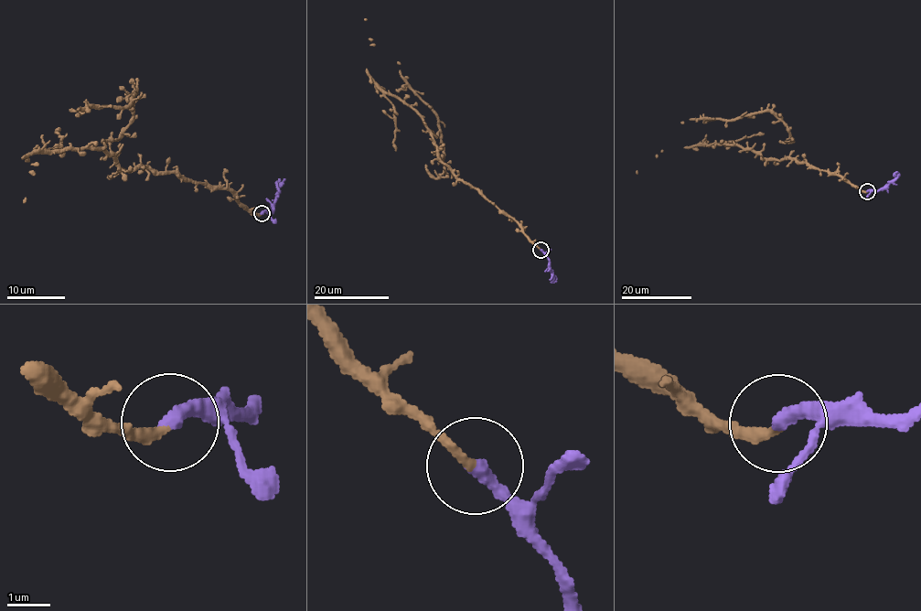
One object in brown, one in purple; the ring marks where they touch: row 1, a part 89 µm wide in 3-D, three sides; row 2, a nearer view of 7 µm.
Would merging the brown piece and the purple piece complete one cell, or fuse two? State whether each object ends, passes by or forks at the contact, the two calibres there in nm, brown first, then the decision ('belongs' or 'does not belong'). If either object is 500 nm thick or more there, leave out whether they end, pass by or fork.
brown ends | purple ends | 200/360 nm | belongs

